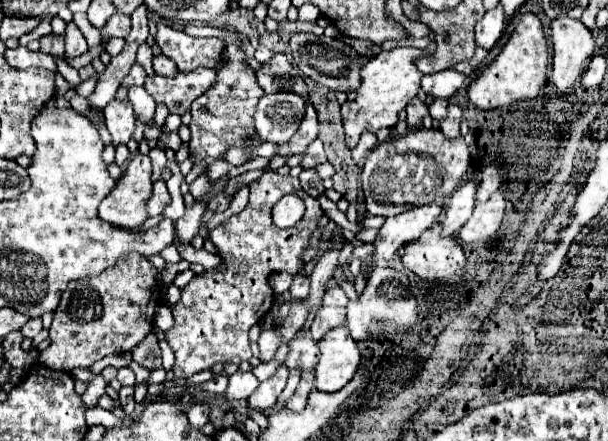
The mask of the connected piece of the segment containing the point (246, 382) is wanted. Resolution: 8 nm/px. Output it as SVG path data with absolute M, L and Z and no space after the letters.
M237 371L229 377L229 387L225 391L225 399L227 401L235 401L235 399L249 399L249 395L253 391L257 391L259 381L253 373L243 373Z

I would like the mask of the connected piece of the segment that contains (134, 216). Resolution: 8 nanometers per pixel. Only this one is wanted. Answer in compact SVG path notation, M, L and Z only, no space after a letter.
M139 155L133 161L129 161L129 165L125 167L125 173L117 181L115 189L99 205L99 217L115 227L129 227L129 229L141 227L147 221L147 201L149 201L151 193L153 193L153 189L151 189L151 161L149 161L149 157Z

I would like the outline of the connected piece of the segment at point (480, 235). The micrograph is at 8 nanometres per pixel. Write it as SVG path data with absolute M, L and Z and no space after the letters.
M495 193L489 201L475 205L471 219L459 231L459 239L465 243L495 239L501 227L503 215L505 215L505 199L501 193Z

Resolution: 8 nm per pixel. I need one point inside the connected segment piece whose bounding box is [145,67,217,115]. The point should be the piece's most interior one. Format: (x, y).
(177, 94)

